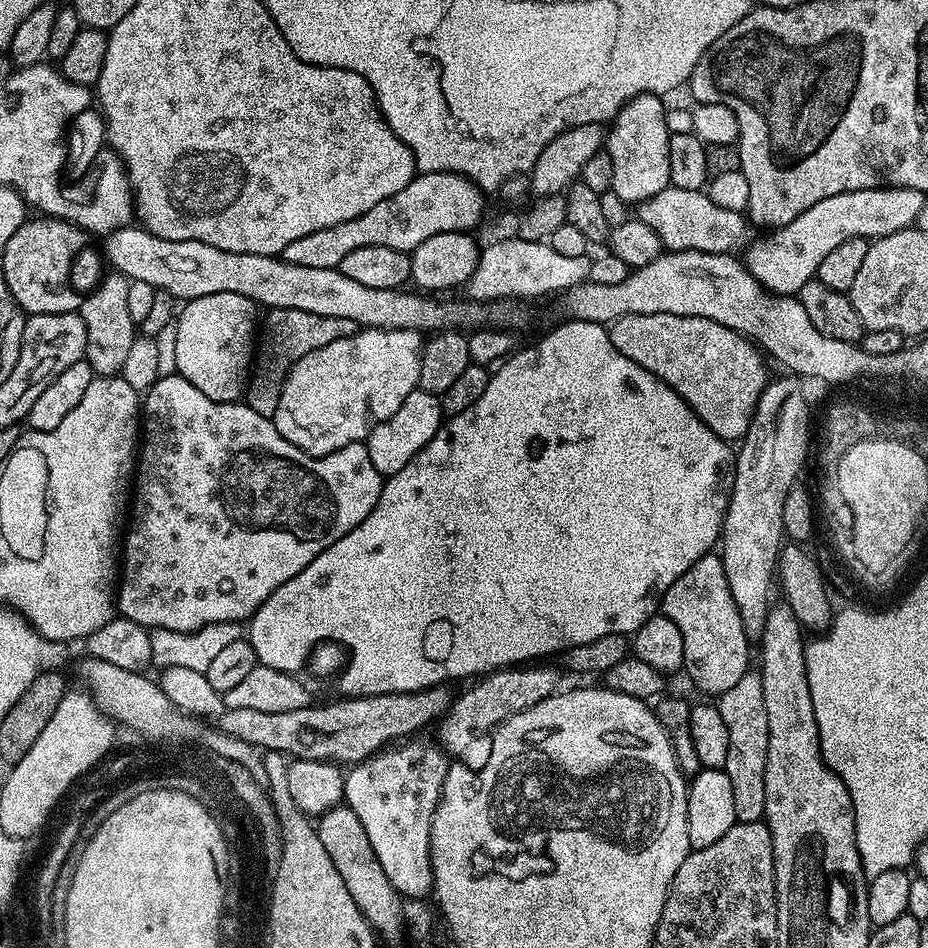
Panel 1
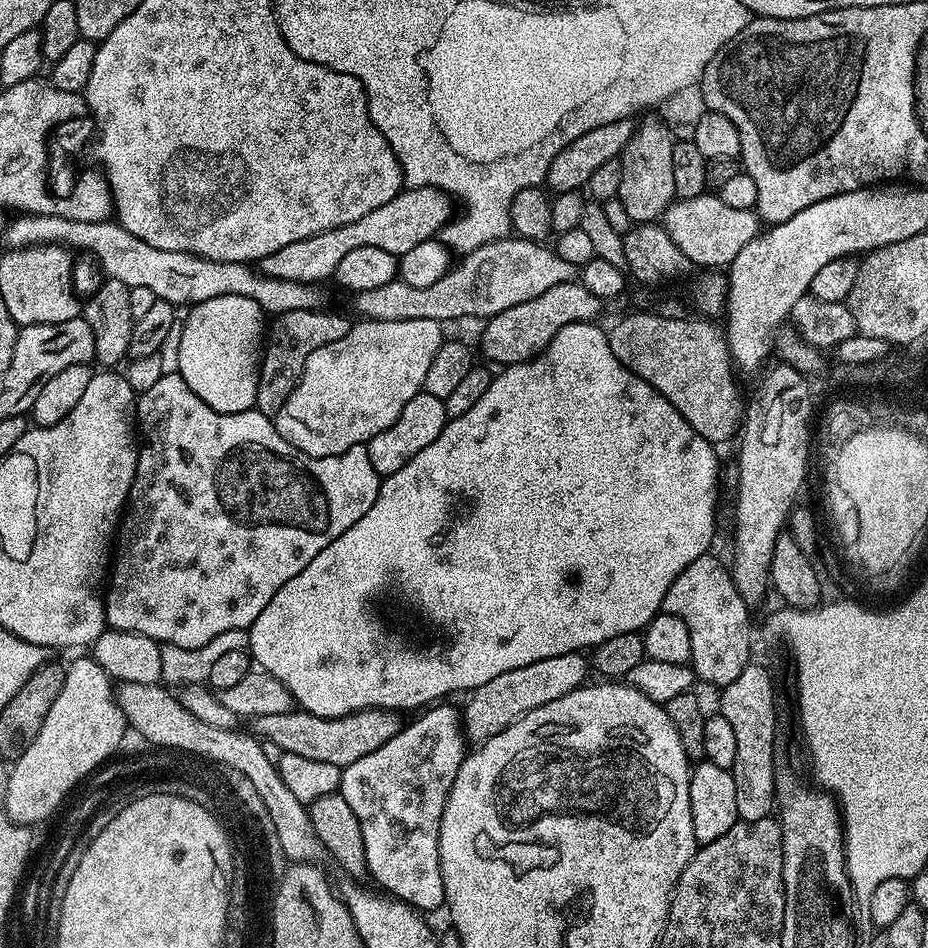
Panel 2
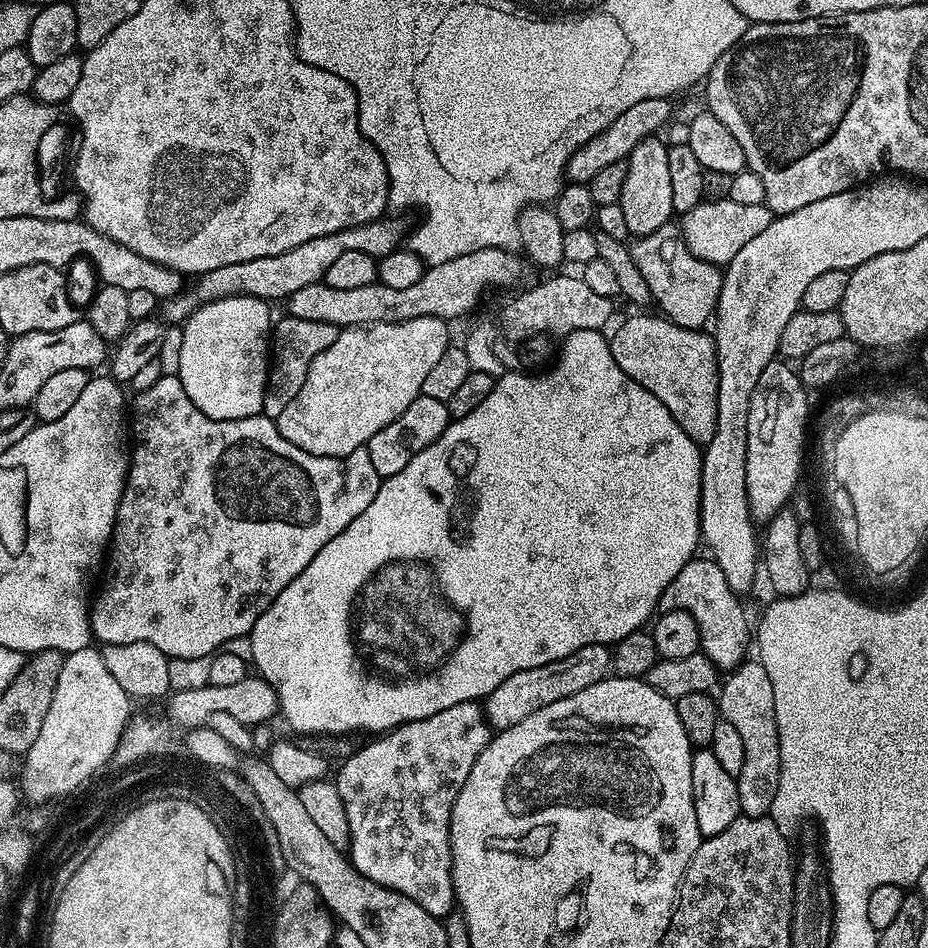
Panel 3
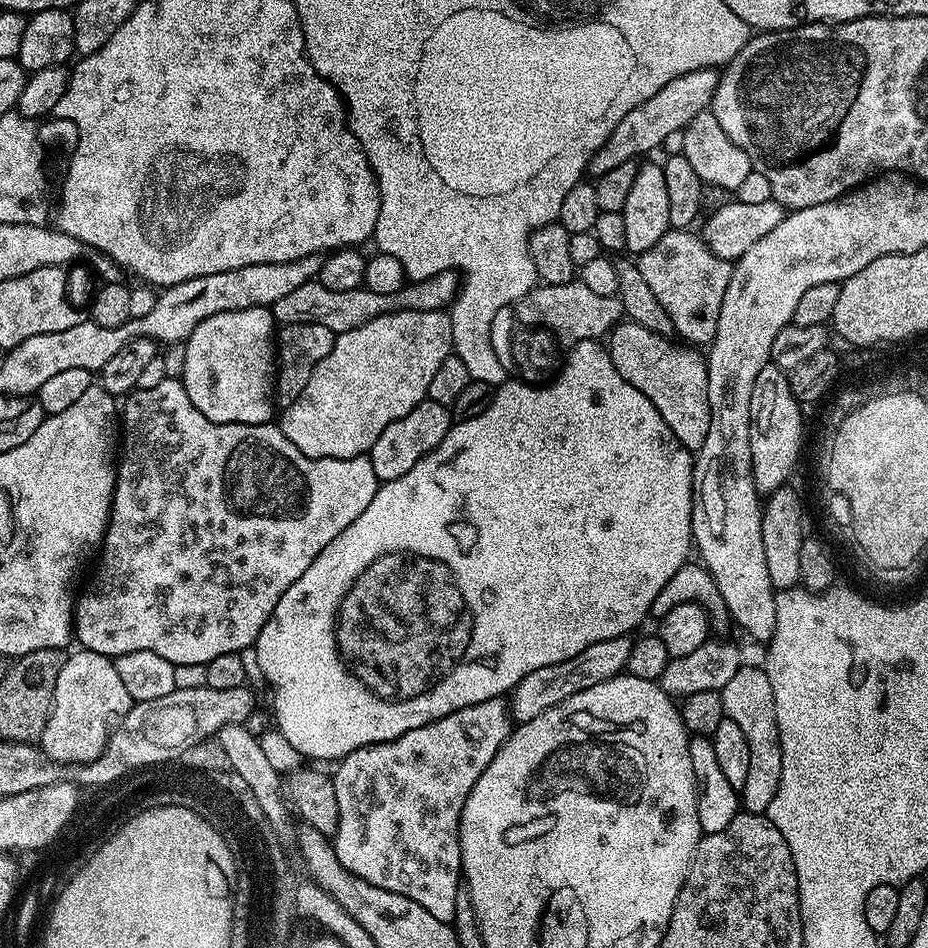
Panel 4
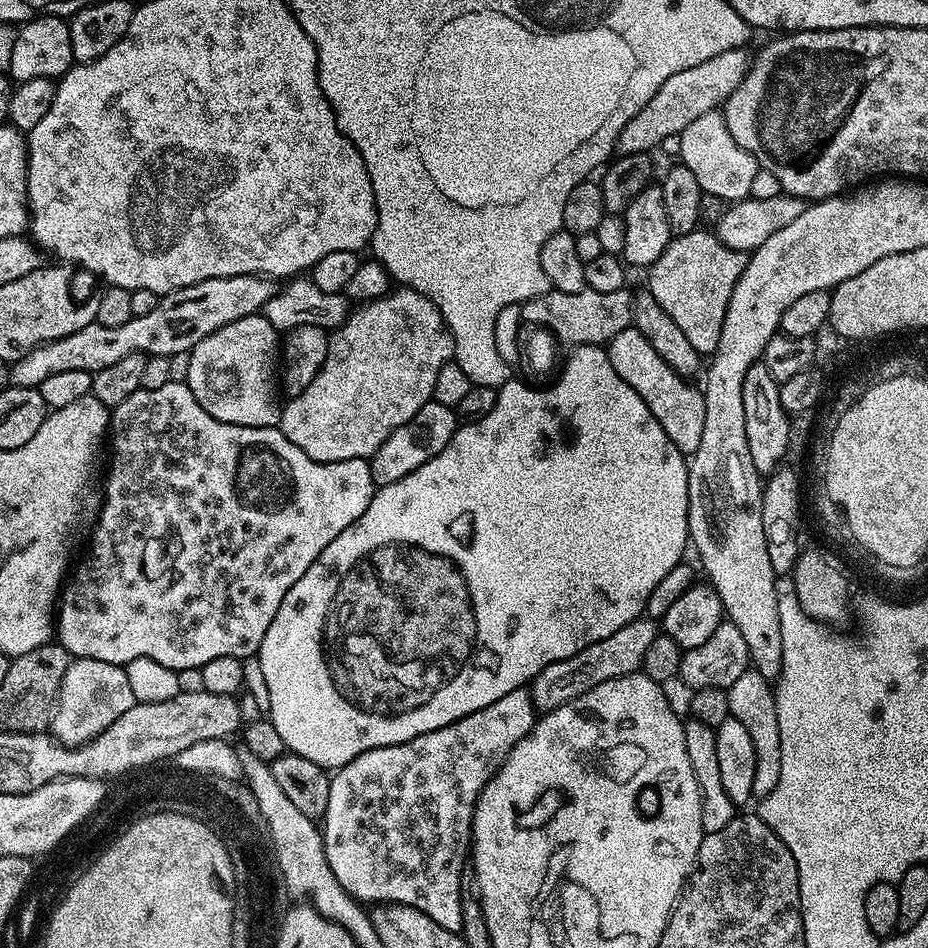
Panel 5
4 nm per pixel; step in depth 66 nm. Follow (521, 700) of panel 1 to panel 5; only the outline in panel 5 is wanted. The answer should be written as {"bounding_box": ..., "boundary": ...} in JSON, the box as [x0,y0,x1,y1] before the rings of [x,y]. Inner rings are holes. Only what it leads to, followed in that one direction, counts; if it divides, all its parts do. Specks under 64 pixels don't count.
{"bounding_box":[531,618,657,713],"boundary":[[[641,618],[634,622],[626,622],[626,626],[622,626],[622,630],[614,630],[610,638],[602,638],[602,642],[586,646],[586,650],[570,658],[562,658],[558,662],[548,664],[531,682],[533,704],[541,713],[546,713],[594,690],[594,686],[602,686],[602,682],[639,673],[646,658],[646,650],[650,650],[657,635],[657,621]]]}

